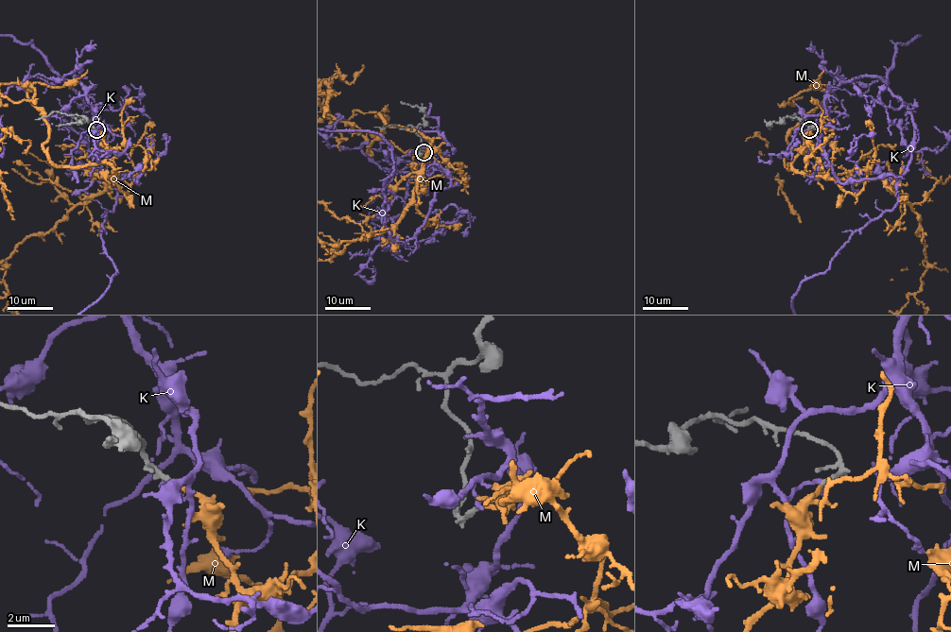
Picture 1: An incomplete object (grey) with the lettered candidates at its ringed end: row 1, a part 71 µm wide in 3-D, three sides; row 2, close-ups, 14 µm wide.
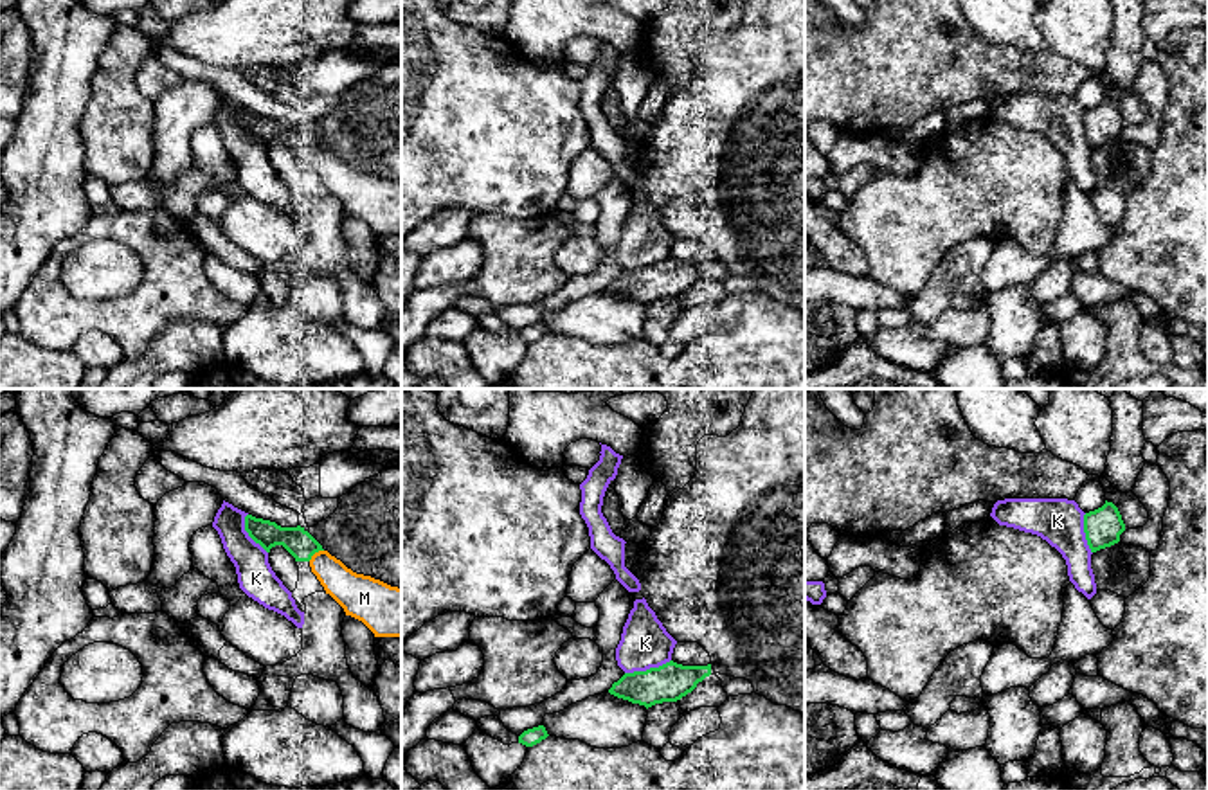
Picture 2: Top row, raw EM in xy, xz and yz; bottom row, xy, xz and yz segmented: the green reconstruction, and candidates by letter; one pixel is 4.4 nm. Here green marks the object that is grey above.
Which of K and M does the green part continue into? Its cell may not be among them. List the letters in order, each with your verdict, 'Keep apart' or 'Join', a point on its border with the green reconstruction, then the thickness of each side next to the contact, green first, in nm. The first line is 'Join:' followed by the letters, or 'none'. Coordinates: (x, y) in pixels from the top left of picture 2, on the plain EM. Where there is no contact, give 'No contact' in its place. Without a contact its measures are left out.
Join: M
K: Keep apart. Touches green at xz (647, 267). Thickness 170 nm (green) against 220 nm
M: Join. Touches green at xy (315, 148). Thickness 120 nm (green) against 170 nm

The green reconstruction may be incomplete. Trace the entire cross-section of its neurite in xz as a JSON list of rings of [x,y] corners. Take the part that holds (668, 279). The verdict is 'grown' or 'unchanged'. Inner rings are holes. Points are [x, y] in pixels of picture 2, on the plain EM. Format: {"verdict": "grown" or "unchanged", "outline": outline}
{"verdict": "unchanged", "outline": [[[670,257],[646,268],[625,270],[618,279],[612,281],[609,290],[648,306],[655,301],[681,297],[709,272],[711,261],[682,263]]]}

